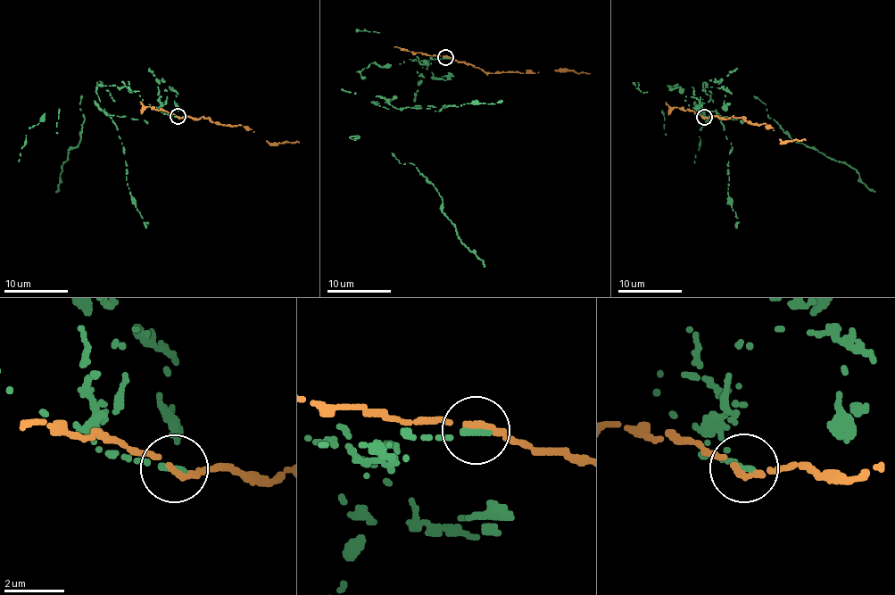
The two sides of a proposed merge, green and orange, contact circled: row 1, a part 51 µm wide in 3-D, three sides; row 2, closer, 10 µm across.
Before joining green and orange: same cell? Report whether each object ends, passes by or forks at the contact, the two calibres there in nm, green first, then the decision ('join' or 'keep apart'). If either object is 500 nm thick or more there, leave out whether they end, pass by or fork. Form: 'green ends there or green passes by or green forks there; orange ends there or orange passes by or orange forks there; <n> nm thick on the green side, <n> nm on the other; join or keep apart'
green ends there; orange passes by; 240 nm thick on the green side, 170 nm on the other; keep apart

